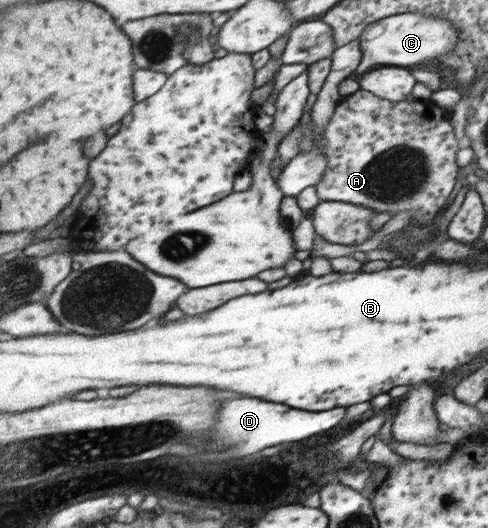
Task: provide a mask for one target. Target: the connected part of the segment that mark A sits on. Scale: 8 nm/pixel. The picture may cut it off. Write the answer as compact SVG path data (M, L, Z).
M357 90L354 94L345 98L337 107L335 113L331 116L330 122L323 131L323 153L327 156L328 166L326 167L322 180L316 185L318 196L322 201L342 201L353 205L367 206L378 212L388 211L394 217L399 211L411 210L411 224L429 225L434 222L439 213L445 209L447 197L451 195L451 191L457 187L457 176L459 175L459 165L457 165L457 151L462 147L461 141L457 141L455 137L455 129L450 121L451 111L447 111L435 104L432 99L425 101L416 99L413 103L403 100L401 102L388 101L386 98L378 97L367 90Z

